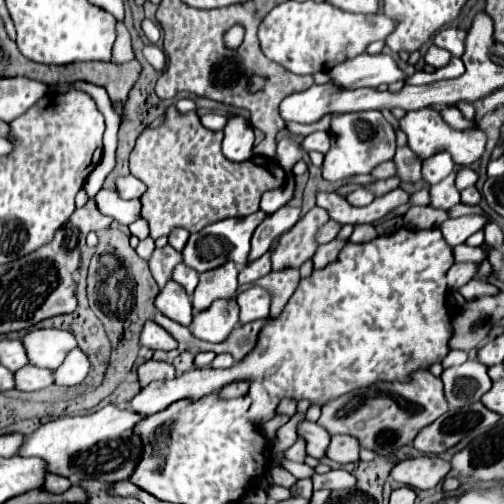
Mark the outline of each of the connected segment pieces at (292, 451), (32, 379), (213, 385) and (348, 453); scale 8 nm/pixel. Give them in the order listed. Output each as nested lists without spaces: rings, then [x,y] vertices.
[[[296,440],[294,446],[290,446],[286,452],[284,452],[284,458],[286,460],[292,460],[292,462],[304,462],[306,458],[306,450],[304,450],[304,440]]]
[[[26,364],[24,370],[14,372],[14,388],[16,390],[42,390],[54,384],[52,372],[46,368]]]
[[[440,228],[434,230],[396,230],[394,234],[382,234],[366,244],[346,242],[338,258],[326,268],[312,270],[308,278],[300,278],[290,302],[276,318],[258,332],[258,342],[250,354],[230,368],[196,368],[188,370],[172,380],[150,382],[132,398],[130,410],[138,414],[156,414],[166,410],[176,400],[198,400],[206,394],[222,390],[226,384],[236,380],[262,380],[272,398],[308,400],[310,404],[324,406],[326,402],[348,394],[356,388],[372,386],[380,380],[396,382],[410,380],[414,370],[428,370],[432,364],[442,362],[450,352],[452,312],[448,308],[448,286],[446,272],[454,264],[452,248],[446,244]]]
[[[332,436],[330,446],[326,448],[326,458],[338,462],[338,464],[348,464],[348,462],[358,462],[358,440],[350,436]]]

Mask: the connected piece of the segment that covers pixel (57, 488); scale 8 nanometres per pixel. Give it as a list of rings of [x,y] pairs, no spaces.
[[[46,474],[46,482],[44,482],[44,490],[52,492],[52,494],[62,494],[64,490],[68,490],[72,484],[68,478],[62,478],[58,474]]]

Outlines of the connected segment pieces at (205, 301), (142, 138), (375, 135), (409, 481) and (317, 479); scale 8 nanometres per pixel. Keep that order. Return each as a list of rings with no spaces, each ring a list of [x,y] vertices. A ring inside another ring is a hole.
[[[226,262],[224,266],[218,266],[210,272],[200,274],[200,282],[192,294],[194,312],[202,312],[210,308],[210,304],[218,298],[236,296],[236,288],[238,288],[236,276],[238,276],[238,270],[234,262]]]
[[[168,106],[166,112],[164,112],[164,118],[166,118],[166,120],[164,120],[158,128],[146,128],[146,130],[138,136],[138,140],[136,140],[136,144],[134,144],[134,150],[130,152],[130,172],[132,172],[136,178],[140,178],[140,180],[148,186],[148,192],[142,196],[142,218],[148,220],[148,224],[150,224],[150,236],[152,236],[154,240],[160,238],[160,236],[168,236],[174,226],[182,226],[182,228],[186,228],[188,232],[200,232],[204,226],[208,226],[210,222],[216,222],[216,220],[250,216],[250,214],[254,214],[254,212],[258,212],[258,204],[260,204],[262,192],[272,190],[272,188],[278,188],[278,186],[284,184],[286,172],[284,172],[280,166],[278,166],[278,172],[276,172],[274,164],[270,164],[268,160],[256,160],[256,158],[254,158],[254,160],[246,160],[246,162],[230,162],[230,160],[220,152],[222,132],[220,132],[220,130],[208,130],[208,128],[204,128],[204,126],[200,124],[196,112],[178,112],[176,106]]]
[[[380,110],[352,112],[334,116],[330,122],[330,150],[324,154],[322,174],[326,180],[348,180],[354,174],[370,174],[370,170],[386,160],[394,158],[396,152],[396,134],[390,122],[382,116]]]
[[[420,456],[420,458],[408,458],[398,462],[392,468],[390,476],[402,486],[428,490],[440,484],[448,472],[450,472],[450,462],[438,456]]]
[[[340,468],[340,470],[330,470],[326,474],[314,474],[312,484],[314,484],[314,490],[322,490],[322,488],[330,488],[330,490],[352,488],[356,484],[356,478],[350,472]]]

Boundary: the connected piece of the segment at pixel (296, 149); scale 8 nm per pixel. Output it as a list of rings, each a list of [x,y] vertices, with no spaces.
[[[284,138],[278,142],[278,148],[276,148],[276,160],[278,164],[290,172],[292,166],[302,160],[302,152],[300,152],[300,144],[294,140],[294,138]]]

